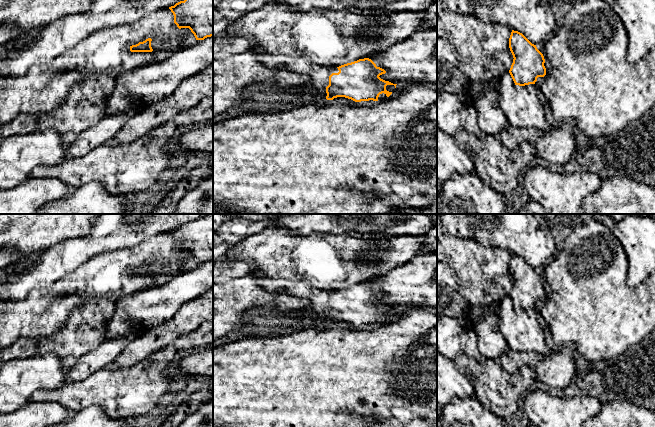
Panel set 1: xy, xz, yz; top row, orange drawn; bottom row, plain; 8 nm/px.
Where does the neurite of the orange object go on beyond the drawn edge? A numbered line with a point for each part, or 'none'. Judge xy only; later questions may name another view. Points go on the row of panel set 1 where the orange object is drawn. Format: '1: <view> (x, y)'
none

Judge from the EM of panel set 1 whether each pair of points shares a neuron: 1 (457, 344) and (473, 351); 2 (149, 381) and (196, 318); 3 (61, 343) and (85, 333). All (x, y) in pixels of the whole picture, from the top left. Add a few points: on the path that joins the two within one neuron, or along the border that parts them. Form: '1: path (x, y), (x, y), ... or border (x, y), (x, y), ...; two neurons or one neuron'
1: path (461, 344), (466, 344), (469, 347); one neuron
2: border (153, 356), (148, 356), (131, 366); two neurons
3: path (67, 343), (75, 343), (79, 339); one neuron

